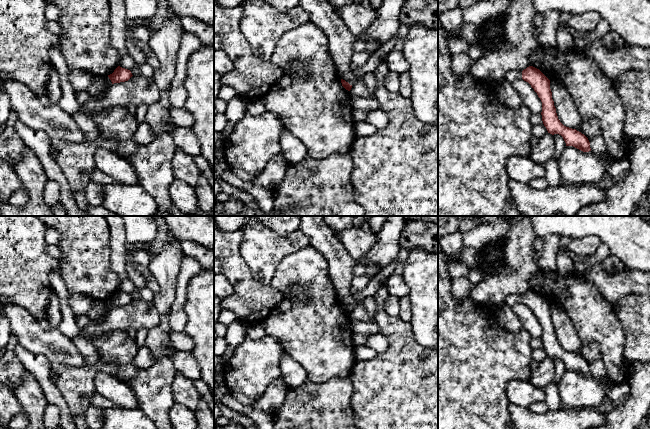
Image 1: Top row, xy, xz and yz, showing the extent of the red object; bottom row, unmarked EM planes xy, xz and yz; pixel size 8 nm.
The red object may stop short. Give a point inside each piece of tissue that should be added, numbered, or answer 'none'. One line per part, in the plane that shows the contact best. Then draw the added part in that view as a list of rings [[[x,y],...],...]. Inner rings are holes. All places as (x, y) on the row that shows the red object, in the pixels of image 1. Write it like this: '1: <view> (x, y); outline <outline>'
none

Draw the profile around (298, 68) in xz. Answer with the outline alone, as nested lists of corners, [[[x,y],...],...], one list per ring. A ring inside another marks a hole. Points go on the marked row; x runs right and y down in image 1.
[[[296,61],[291,63],[290,70],[286,75],[291,77],[292,75],[297,75],[303,77],[306,74],[306,62],[305,61]]]

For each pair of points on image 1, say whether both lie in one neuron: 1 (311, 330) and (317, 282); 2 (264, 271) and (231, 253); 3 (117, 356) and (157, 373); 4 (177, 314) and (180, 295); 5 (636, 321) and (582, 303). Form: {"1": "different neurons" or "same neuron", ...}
{"1": "same neuron", "2": "different neurons", "3": "different neurons", "4": "same neuron", "5": "different neurons"}

